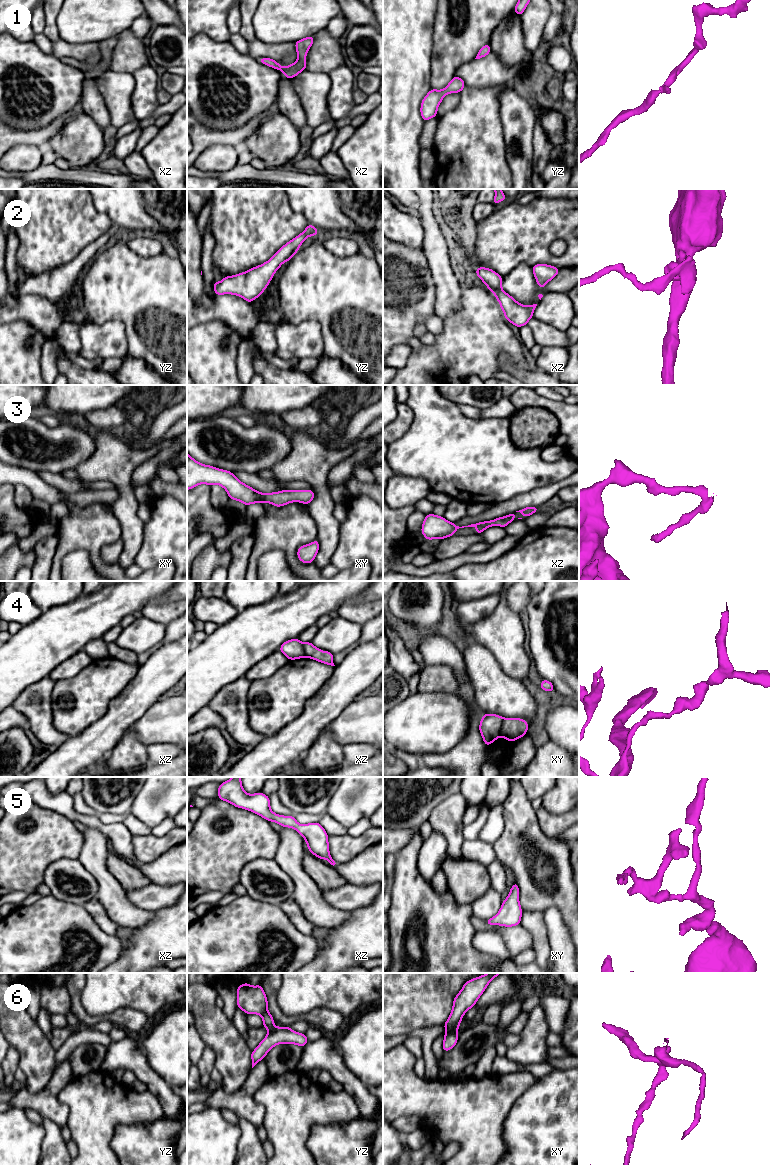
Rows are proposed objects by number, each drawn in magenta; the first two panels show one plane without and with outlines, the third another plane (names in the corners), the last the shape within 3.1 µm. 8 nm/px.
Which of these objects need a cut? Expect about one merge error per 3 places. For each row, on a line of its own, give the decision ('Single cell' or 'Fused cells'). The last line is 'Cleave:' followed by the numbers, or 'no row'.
1: Single cell
2: Single cell
3: Single cell
4: Fused cells
5: Single cell
6: Fused cells
Cleave: 4, 6

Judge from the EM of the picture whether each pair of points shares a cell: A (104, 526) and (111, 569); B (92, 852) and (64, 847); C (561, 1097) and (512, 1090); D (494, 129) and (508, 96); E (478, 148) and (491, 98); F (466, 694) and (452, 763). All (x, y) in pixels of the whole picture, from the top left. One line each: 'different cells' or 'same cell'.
A: same cell
B: different cells
C: different cells
D: different cells
E: same cell
F: same cell

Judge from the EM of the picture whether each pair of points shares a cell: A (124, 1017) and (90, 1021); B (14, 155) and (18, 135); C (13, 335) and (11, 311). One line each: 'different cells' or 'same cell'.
A: same cell
B: different cells
C: different cells

